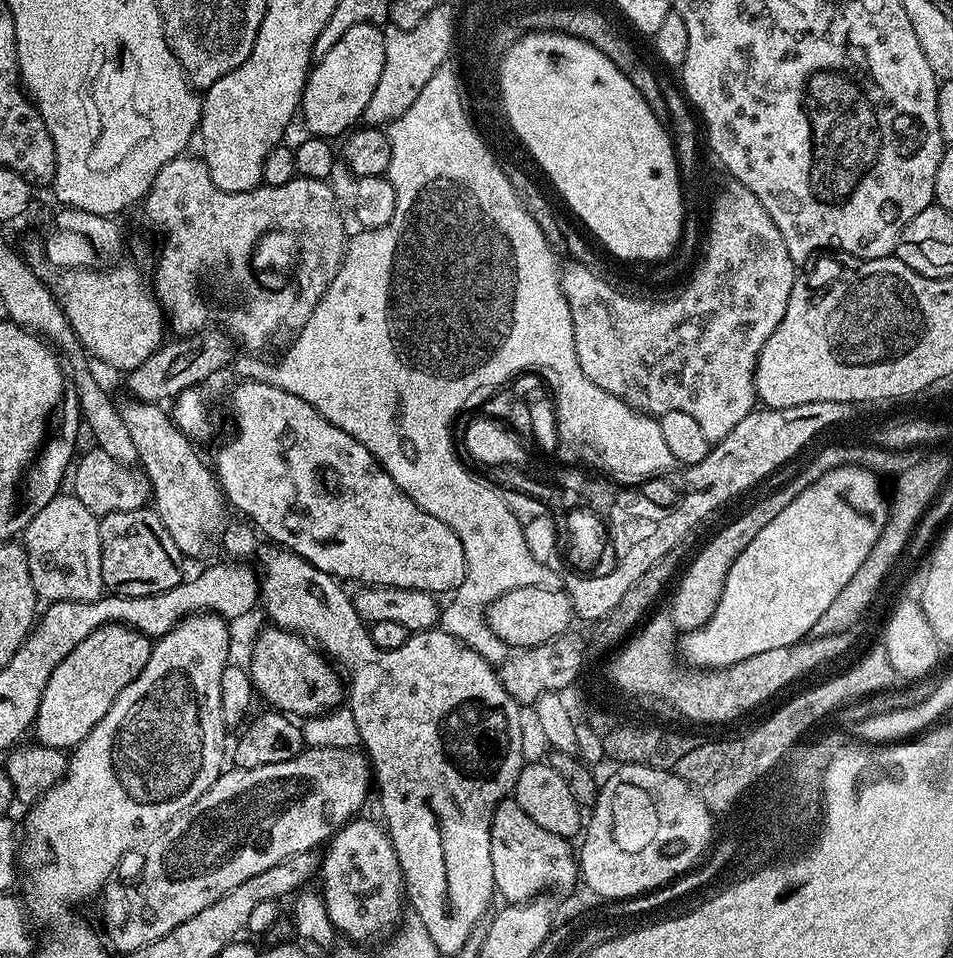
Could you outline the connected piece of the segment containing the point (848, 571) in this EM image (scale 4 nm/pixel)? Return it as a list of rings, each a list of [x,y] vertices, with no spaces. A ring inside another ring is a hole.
[[[857,463],[832,468],[824,472],[818,482],[806,486],[786,510],[762,526],[754,542],[734,558],[714,614],[700,628],[683,633],[680,648],[690,658],[691,667],[696,670],[728,668],[751,655],[803,641],[842,588],[858,574],[886,526],[890,500],[880,489],[880,481],[877,473]]]

